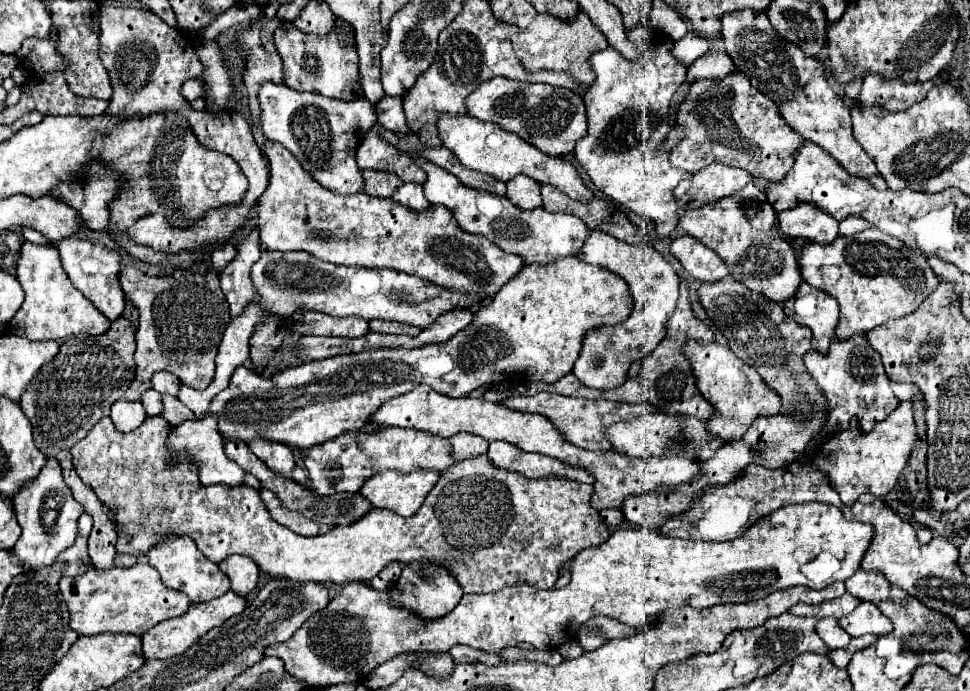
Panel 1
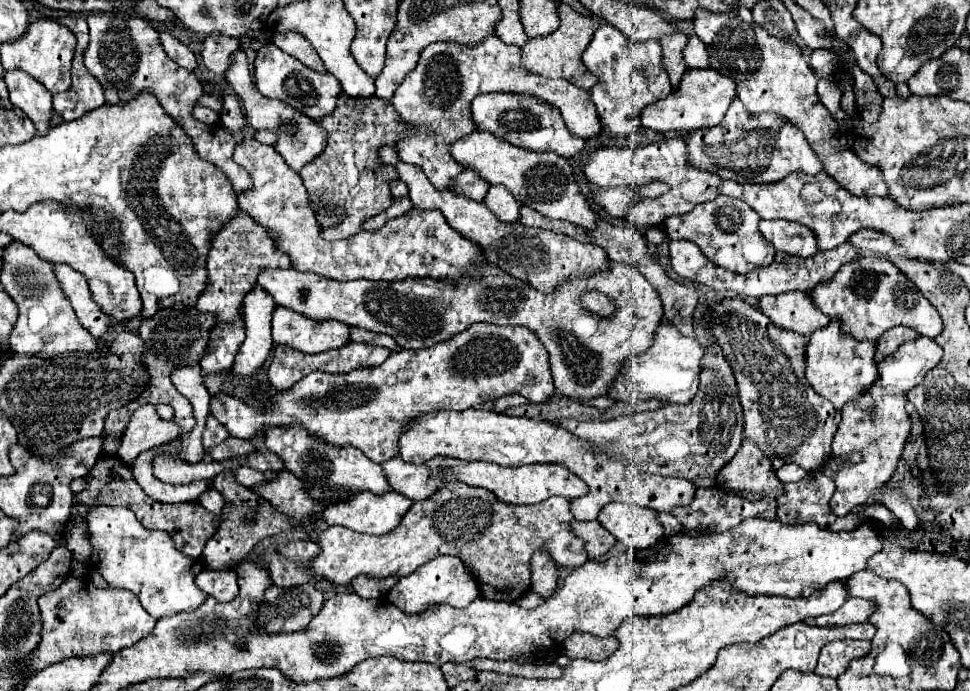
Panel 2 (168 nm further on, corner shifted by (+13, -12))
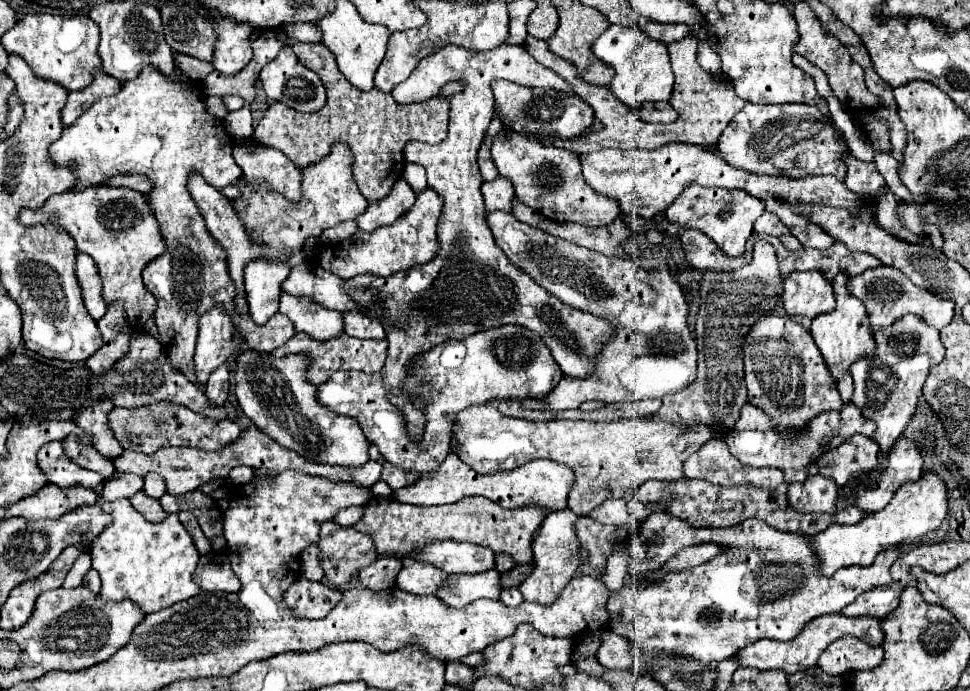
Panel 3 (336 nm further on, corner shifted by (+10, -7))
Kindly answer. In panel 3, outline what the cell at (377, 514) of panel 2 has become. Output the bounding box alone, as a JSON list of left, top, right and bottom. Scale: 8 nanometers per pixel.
[336,506,364,526]

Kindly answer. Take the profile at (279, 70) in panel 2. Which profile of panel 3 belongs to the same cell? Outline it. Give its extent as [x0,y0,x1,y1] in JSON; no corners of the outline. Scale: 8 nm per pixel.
[260,46,326,112]

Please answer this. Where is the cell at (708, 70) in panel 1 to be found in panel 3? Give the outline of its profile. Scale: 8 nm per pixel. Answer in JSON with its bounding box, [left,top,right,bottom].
[636,102,679,124]

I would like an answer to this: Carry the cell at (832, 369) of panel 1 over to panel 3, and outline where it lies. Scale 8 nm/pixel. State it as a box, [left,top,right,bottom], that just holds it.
[812,272,876,380]

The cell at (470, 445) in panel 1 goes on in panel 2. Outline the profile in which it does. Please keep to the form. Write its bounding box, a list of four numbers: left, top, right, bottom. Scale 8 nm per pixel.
[383,457,447,501]

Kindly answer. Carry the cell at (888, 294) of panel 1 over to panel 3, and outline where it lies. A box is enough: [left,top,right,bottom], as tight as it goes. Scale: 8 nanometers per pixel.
[848,266,954,330]

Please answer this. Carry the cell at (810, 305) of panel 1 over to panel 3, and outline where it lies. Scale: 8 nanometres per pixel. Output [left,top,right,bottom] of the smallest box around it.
[782,270,836,318]

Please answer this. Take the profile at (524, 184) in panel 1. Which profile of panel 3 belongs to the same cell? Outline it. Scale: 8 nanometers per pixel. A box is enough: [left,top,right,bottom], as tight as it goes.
[482,178,514,212]

